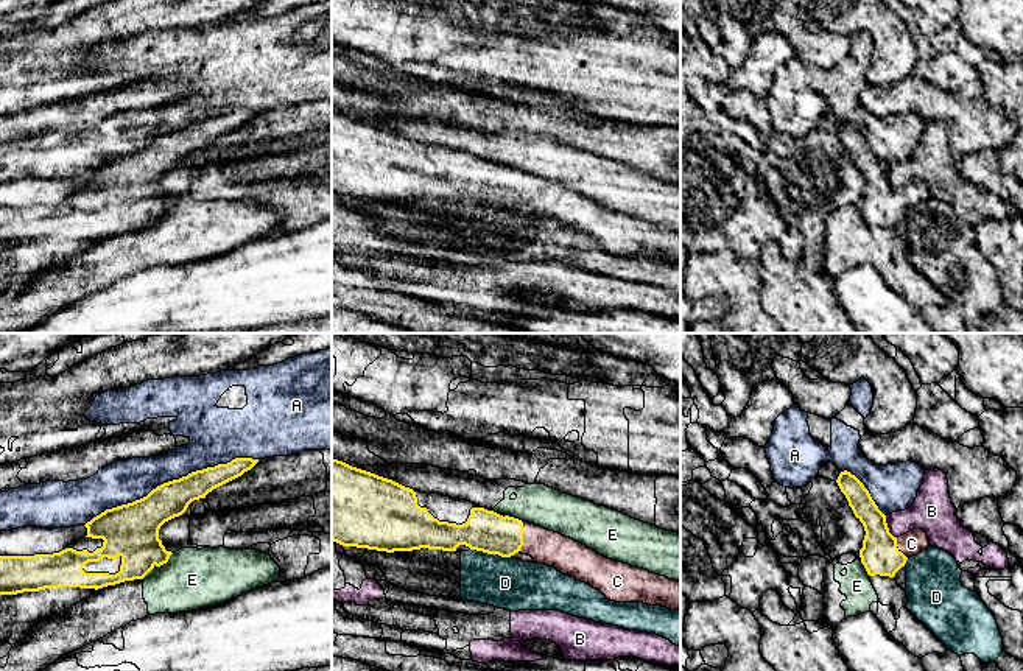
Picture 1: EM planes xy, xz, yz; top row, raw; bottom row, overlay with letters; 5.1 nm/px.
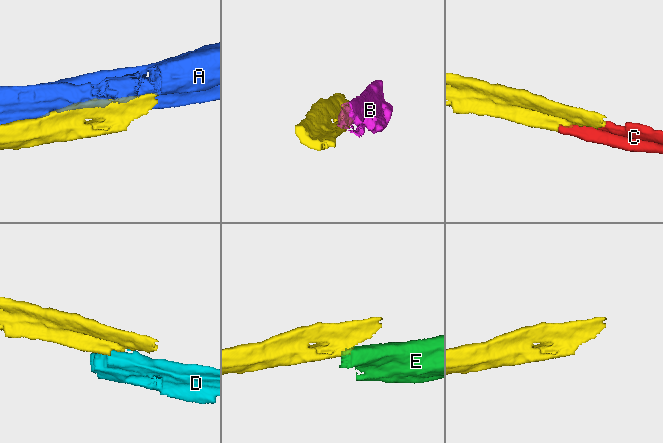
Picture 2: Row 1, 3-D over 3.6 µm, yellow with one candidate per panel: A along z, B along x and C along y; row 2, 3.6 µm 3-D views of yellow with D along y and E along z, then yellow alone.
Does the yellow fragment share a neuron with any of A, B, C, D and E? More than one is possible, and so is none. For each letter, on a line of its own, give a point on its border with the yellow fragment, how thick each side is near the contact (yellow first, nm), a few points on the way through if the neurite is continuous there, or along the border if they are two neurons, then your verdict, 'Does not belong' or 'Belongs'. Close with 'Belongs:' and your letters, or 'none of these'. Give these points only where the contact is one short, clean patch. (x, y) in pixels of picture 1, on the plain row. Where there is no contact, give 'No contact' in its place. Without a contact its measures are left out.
A: Touches yellow at xy (170, 133). Thickness 200 nm (yellow) against 220 nm. Does not belong
B: Touches yellow at yz (886, 178). Thickness 190 nm (yellow) against 220 nm. Does not belong
C: Touches yellow at xz (522, 189). Thickness 220 nm (yellow) against 180 nm. Belongs
D: Touches yellow at xz (491, 204). Thickness 220 nm (yellow) against 260 nm. Boundary: xz (471, 200), (509, 209). Does not belong
E: Touches yellow at xy (165, 214). Thickness 280 nm (yellow) against 320 nm. Boundary: xy (173, 204), (158, 218). Does not belong
Belongs: C

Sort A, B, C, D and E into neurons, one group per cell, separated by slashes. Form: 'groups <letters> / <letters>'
groups A / B / C / D / E

